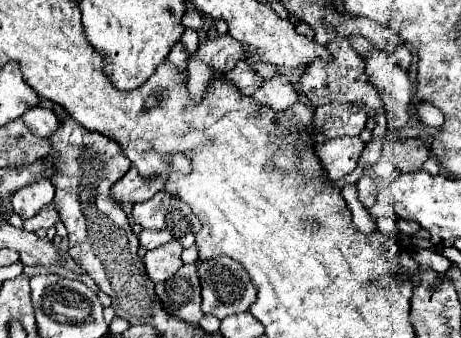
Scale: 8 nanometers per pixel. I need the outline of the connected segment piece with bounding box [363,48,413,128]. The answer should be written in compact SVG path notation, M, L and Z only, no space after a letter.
M379 48L363 56L363 68L367 74L367 82L379 92L387 114L393 114L389 124L395 128L403 128L409 122L413 88L407 72L393 64L389 54Z

